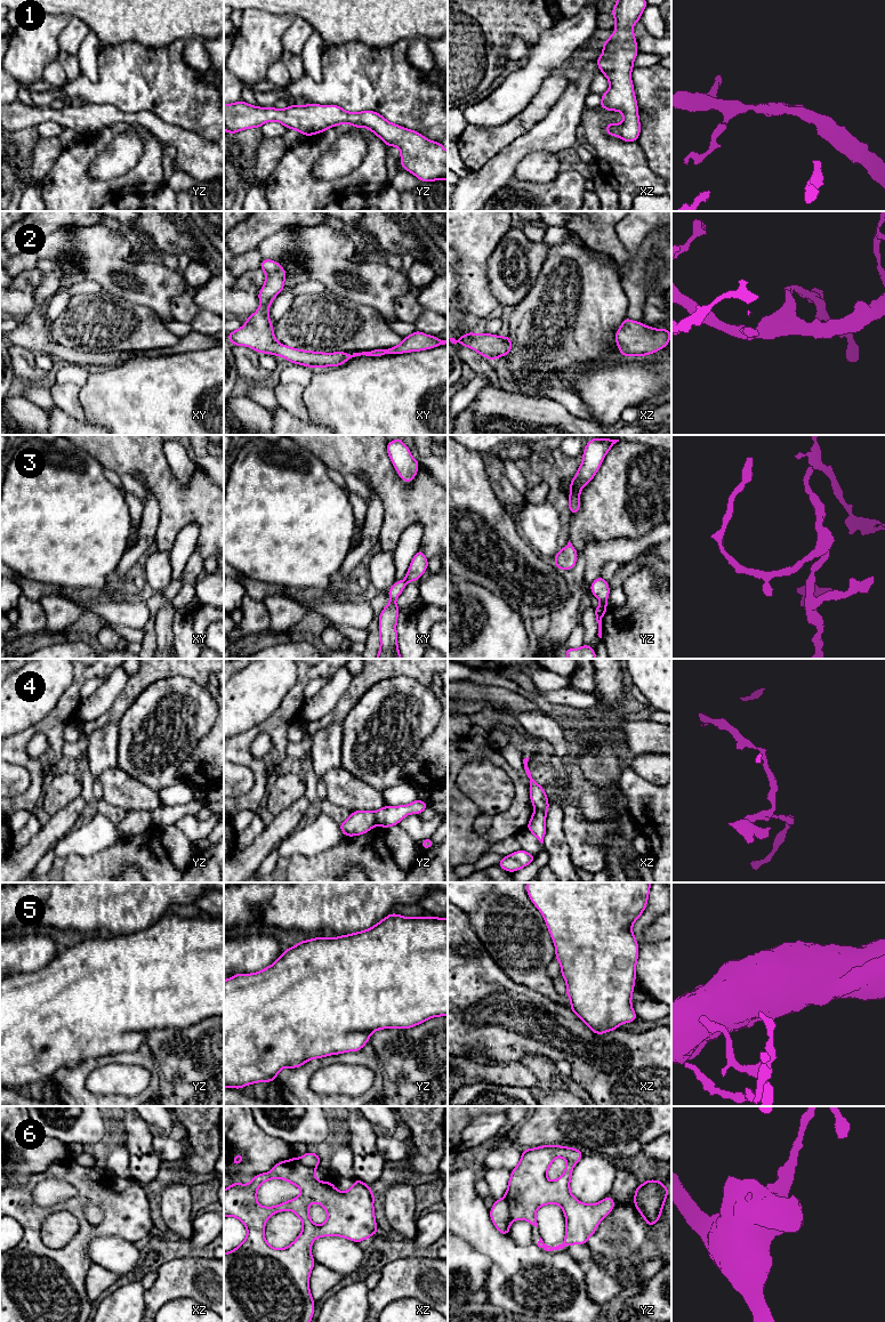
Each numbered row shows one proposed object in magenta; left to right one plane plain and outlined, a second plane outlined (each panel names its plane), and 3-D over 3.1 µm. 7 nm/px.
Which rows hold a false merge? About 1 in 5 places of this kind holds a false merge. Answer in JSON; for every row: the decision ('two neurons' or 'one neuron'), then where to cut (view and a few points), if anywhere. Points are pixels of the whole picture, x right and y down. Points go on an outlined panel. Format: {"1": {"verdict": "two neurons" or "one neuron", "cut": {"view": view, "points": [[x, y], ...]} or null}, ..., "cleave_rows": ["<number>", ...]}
{"1": {"verdict": "one neuron", "cut": null}, "2": {"verdict": "one neuron", "cut": null}, "3": {"verdict": "one neuron", "cut": null}, "4": {"verdict": "two neurons", "cut": {"view": "yz", "points": [[375, 813], [379, 824]]}}, "5": {"verdict": "one neuron", "cut": null}, "6": {"verdict": "two neurons", "cut": {"view": "yz", "points": [[504, 1198], [513, 1219]]}}, "cleave_rows": ["4", "6"]}

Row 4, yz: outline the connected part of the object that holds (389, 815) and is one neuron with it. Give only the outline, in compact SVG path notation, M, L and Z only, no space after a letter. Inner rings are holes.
M416 799L410 805L385 806L376 812L376 819L380 827L389 828L399 824L402 819L409 814L420 814L428 805L425 801Z

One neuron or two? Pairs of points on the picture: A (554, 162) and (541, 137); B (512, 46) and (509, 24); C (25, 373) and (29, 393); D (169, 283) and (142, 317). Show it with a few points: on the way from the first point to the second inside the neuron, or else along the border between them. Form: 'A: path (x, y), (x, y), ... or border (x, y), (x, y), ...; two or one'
A: border (566, 154), (531, 152), (523, 158); two
B: border (530, 45), (515, 35), (511, 35), (503, 49); two
C: border (27, 381), (35, 384); two
D: border (123, 298), (150, 307), (165, 324); two

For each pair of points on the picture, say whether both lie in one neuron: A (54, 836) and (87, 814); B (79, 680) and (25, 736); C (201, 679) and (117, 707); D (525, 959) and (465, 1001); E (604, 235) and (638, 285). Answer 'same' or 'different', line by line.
A: different
B: same
C: same
D: different
E: same

